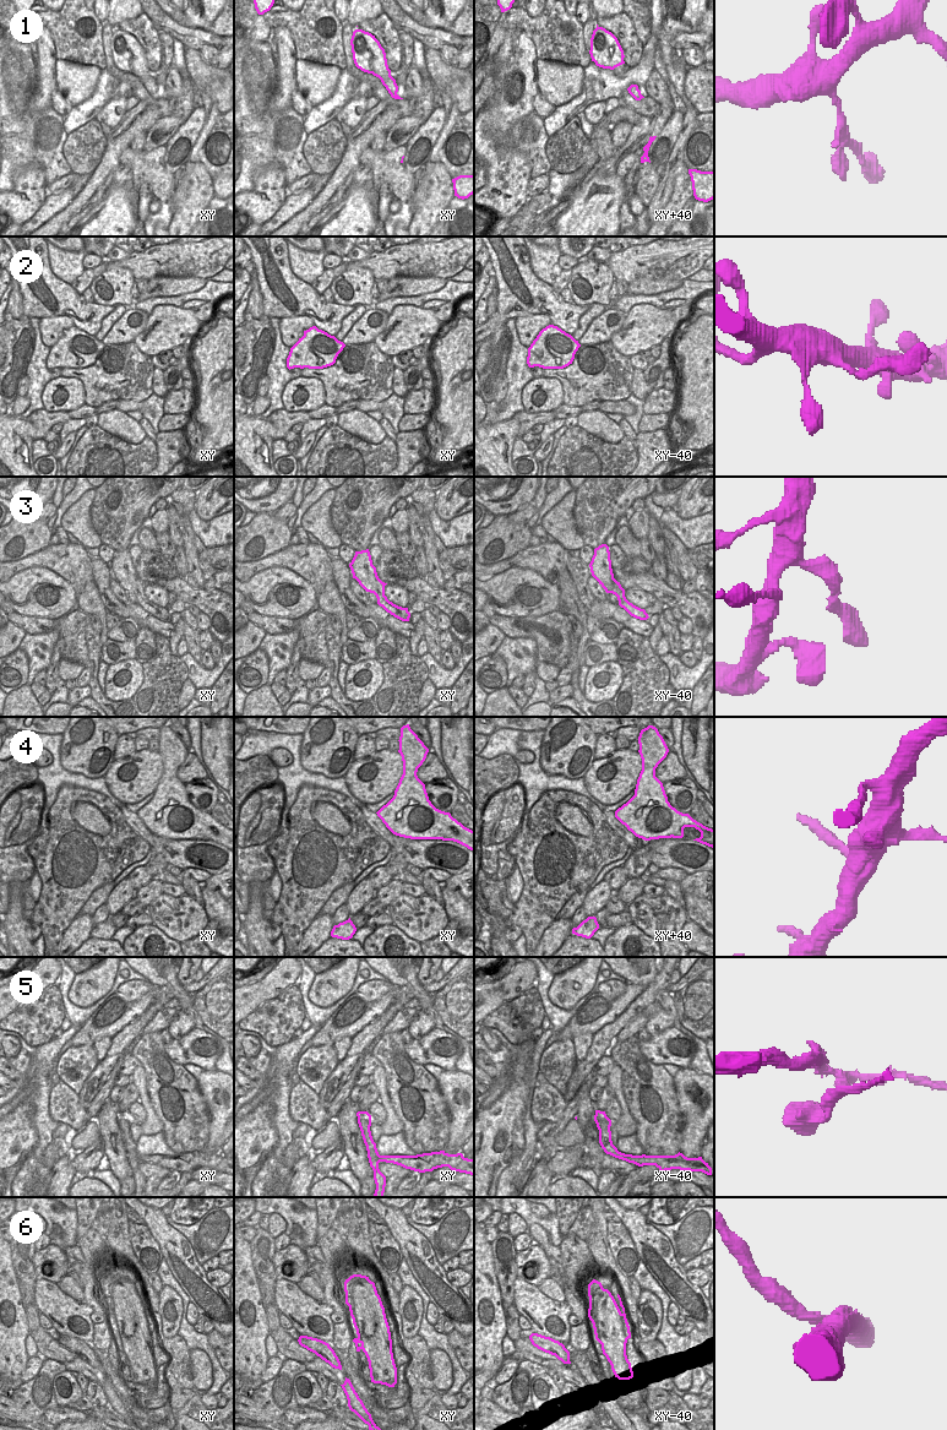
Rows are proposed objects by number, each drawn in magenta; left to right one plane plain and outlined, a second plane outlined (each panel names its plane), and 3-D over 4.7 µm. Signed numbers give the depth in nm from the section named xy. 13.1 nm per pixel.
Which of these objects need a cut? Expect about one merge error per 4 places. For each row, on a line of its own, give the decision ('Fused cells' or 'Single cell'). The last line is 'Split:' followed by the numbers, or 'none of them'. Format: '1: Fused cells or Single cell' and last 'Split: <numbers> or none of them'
1: Fused cells
2: Single cell
3: Single cell
4: Single cell
5: Fused cells
6: Single cell
Split: 1, 5.

